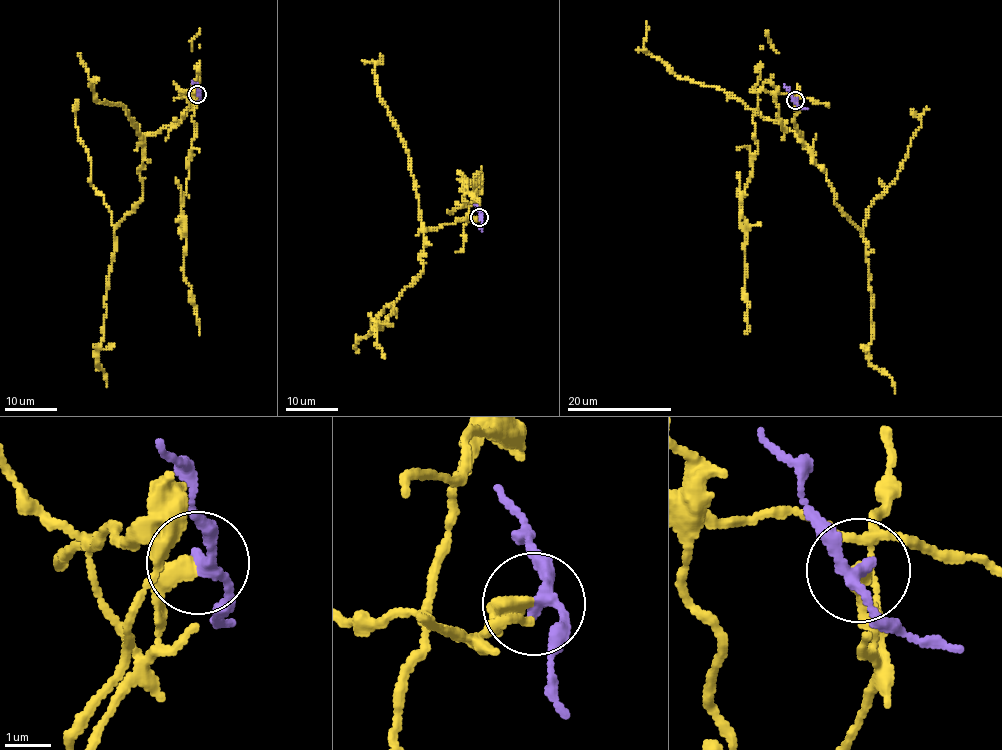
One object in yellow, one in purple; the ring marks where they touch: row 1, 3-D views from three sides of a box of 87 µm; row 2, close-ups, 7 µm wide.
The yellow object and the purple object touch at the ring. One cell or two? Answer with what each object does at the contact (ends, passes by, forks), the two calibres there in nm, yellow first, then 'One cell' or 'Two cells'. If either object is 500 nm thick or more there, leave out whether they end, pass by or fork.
At the ring yellow ends. At the ring purple passes by. Thickness 400 nm (yellow) against 240 nm. Two cells

